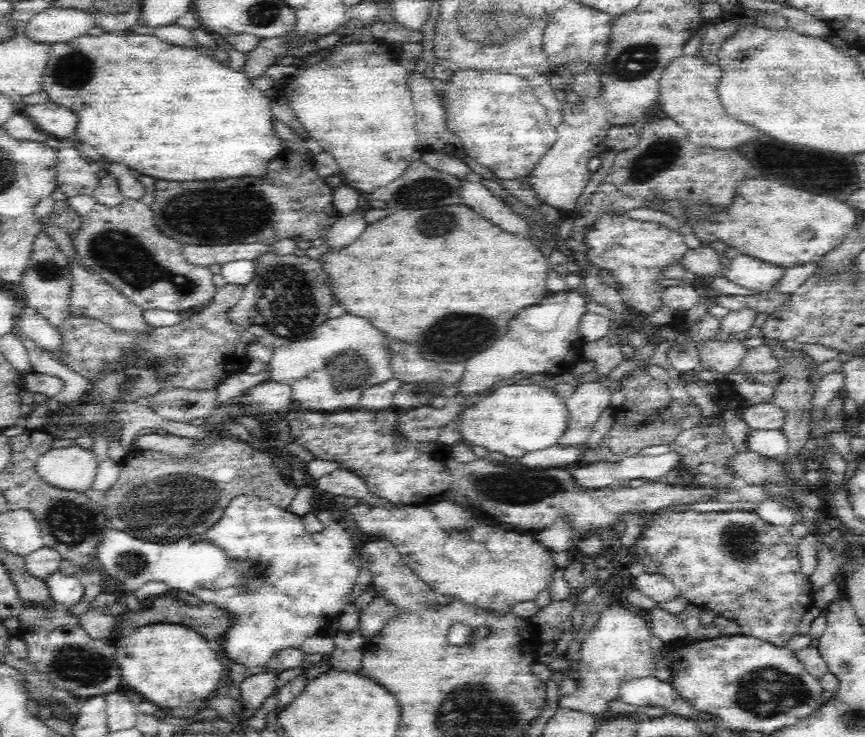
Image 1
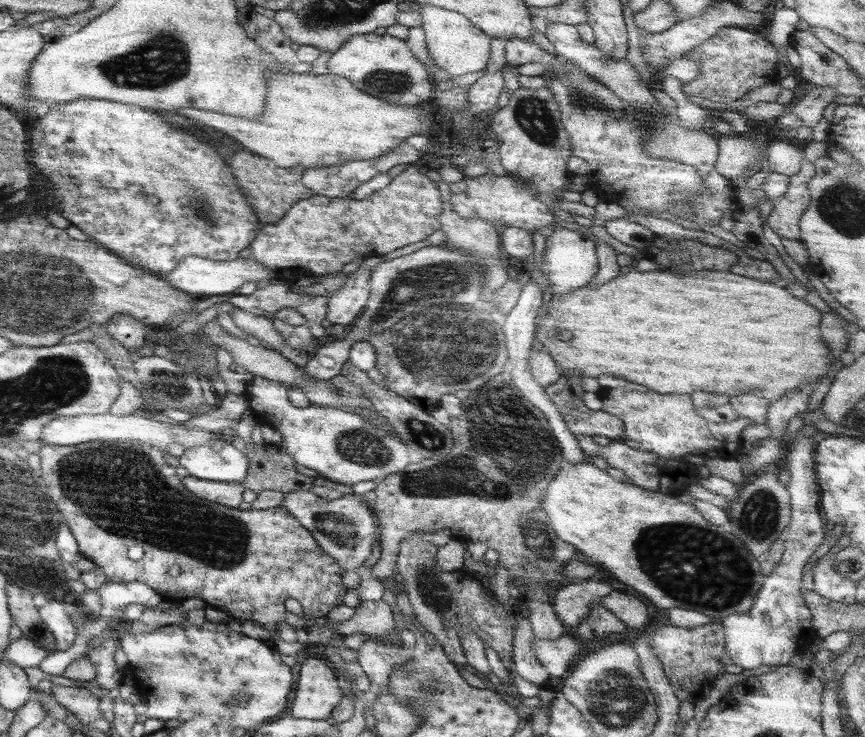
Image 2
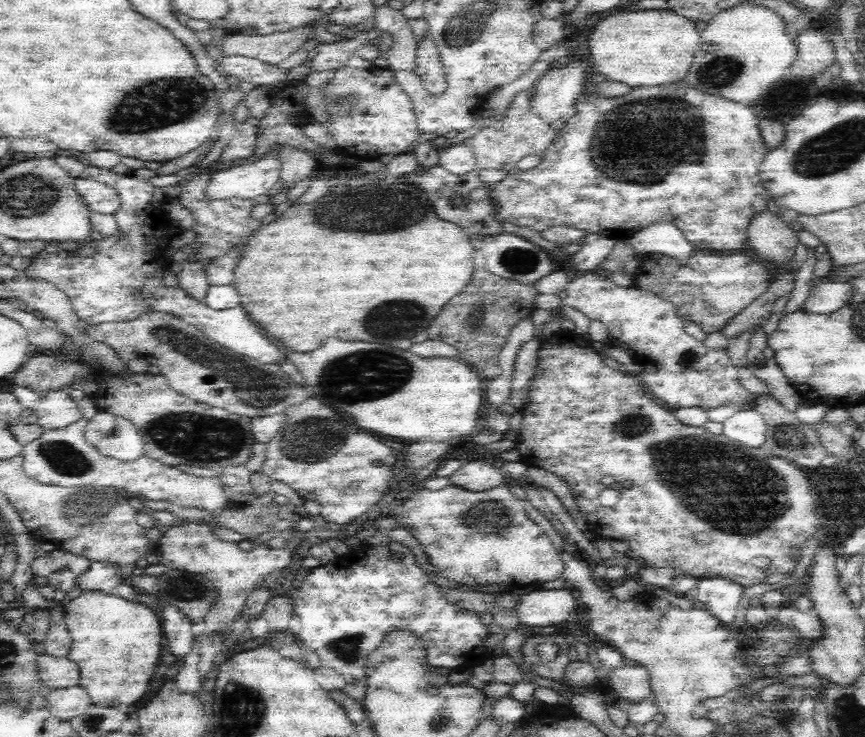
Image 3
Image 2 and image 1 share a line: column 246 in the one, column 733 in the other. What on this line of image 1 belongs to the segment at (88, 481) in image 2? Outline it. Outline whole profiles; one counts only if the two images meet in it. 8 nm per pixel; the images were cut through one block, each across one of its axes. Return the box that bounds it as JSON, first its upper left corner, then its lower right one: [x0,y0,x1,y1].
[635,509,814,648]

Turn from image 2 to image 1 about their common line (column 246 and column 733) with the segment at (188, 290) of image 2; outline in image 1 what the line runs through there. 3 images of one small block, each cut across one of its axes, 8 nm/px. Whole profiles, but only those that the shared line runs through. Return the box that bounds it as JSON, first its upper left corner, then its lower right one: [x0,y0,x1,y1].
[725,254,785,293]

